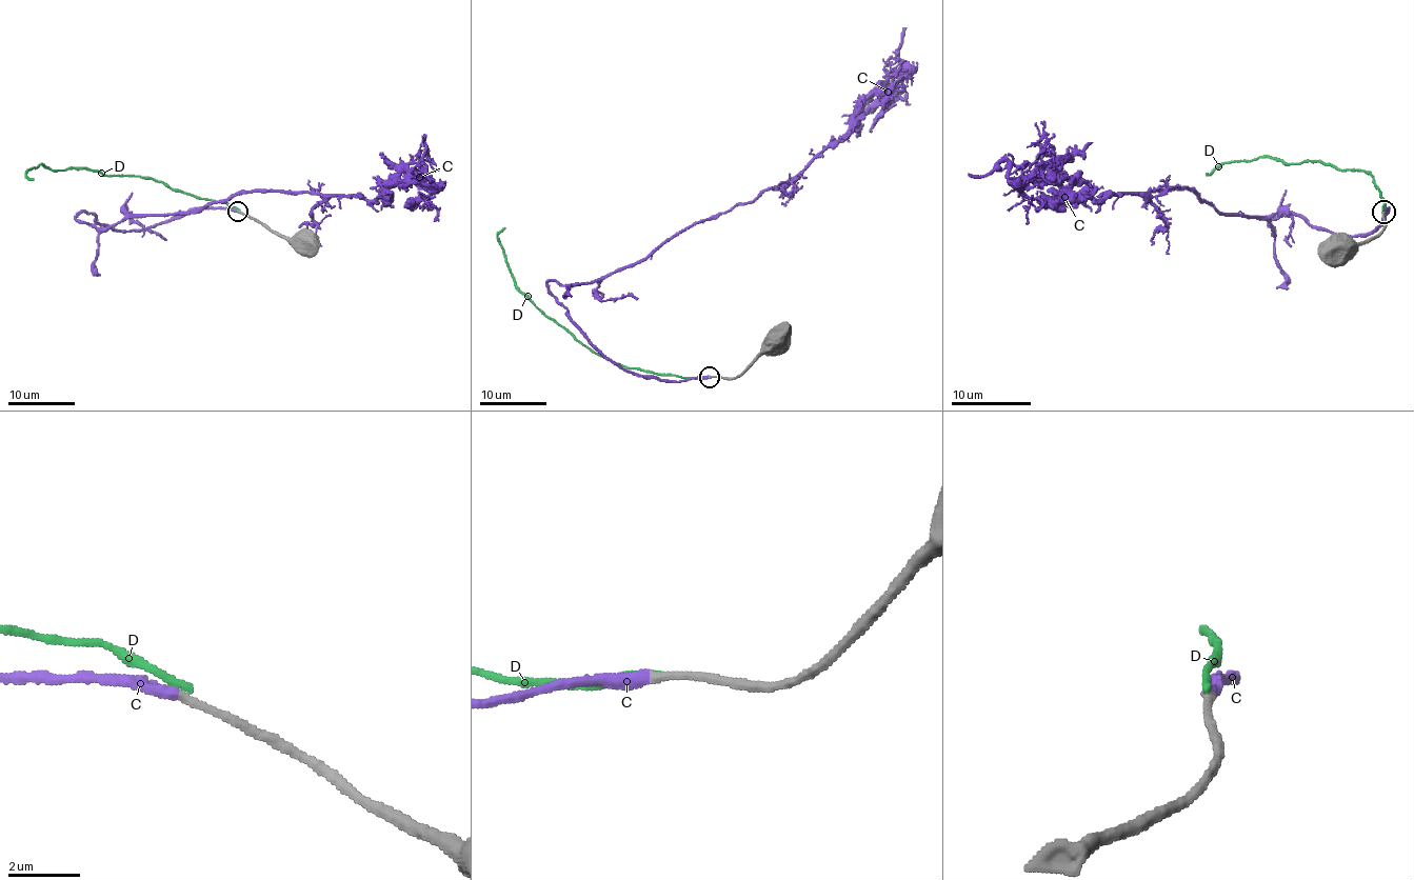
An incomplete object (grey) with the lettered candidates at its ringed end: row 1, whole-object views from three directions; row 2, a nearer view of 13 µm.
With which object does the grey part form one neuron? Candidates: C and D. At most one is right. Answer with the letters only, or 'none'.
C

